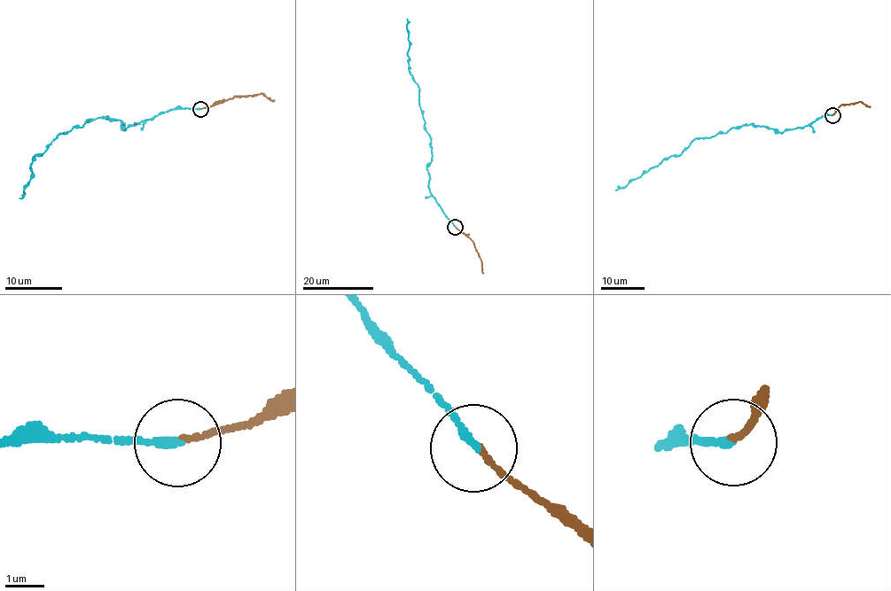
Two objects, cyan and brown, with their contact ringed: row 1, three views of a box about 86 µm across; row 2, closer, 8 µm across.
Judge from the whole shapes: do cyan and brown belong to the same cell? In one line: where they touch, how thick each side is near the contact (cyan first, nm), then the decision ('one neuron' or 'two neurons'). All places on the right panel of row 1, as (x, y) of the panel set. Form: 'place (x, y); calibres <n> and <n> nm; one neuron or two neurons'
place (832, 115); calibres 200 and 150 nm; two neurons

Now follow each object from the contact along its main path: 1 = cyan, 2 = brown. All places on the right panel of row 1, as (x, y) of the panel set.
1: (833, 115), (777, 133), (772, 128), (746, 124), (708, 138), (694, 138), (678, 156), (668, 157), (615, 190)
2: (832, 115), (840, 104), (861, 102), (871, 106)

